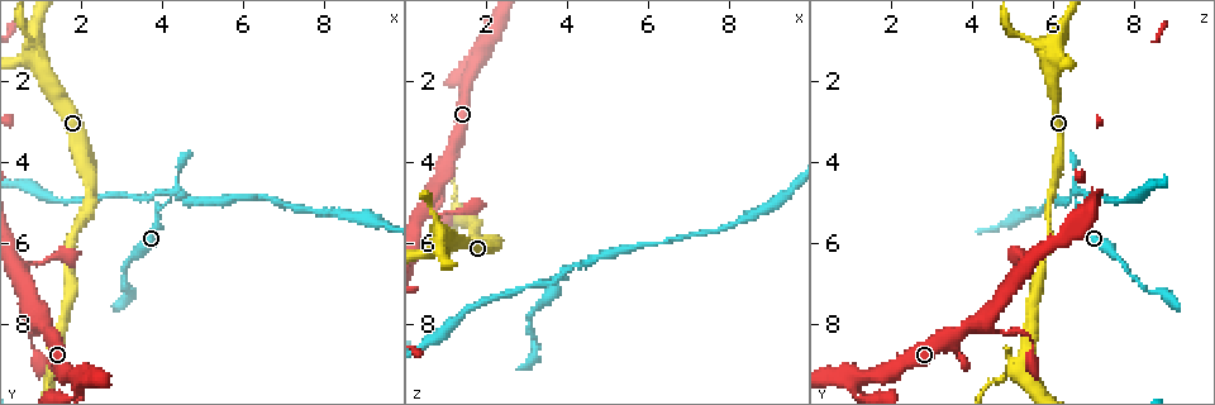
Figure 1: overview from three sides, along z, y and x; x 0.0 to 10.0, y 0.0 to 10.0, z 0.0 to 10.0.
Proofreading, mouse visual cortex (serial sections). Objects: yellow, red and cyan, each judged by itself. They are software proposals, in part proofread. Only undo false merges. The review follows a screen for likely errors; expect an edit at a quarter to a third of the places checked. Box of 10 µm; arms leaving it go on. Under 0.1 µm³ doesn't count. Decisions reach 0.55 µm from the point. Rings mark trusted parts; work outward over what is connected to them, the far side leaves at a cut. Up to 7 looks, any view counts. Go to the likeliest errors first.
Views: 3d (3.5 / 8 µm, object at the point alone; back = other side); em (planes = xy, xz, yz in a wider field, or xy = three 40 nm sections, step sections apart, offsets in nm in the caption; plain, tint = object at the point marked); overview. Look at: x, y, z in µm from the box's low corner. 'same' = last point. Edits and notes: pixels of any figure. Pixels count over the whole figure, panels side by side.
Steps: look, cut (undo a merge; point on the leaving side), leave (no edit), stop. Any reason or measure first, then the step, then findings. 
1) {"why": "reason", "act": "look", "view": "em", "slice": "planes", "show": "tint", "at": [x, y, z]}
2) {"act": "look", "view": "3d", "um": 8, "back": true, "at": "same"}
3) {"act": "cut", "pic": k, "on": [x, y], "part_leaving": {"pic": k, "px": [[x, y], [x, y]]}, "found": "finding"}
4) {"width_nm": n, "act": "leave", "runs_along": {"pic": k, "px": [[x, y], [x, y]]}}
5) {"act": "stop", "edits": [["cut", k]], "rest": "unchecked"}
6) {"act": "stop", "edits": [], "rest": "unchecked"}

{"why": "three arms meet", "act": "look", "view": "3d", "um": 3.5, "at": [4.15, 5.10, 6.60]}

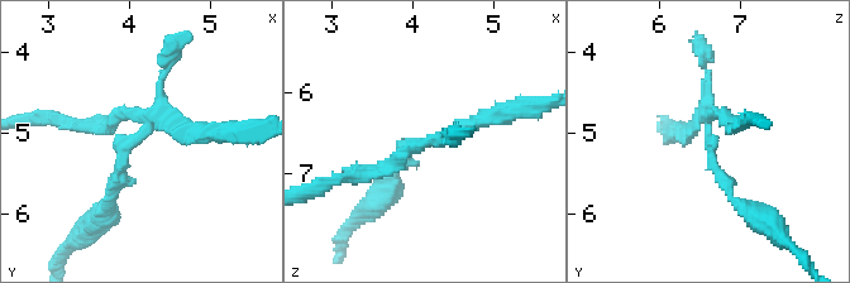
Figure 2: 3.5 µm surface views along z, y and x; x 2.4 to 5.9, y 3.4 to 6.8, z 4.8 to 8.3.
{"act": "look", "view": "em", "slice": "xy", "step": 3, "show": "tint", "at": [4.10, 5.05, 6.60]}

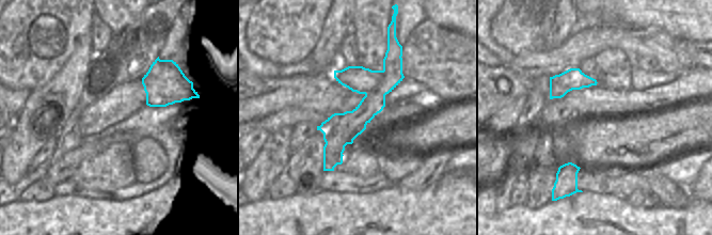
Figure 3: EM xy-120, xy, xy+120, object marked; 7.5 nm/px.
{"act": "cut", "pic": 2, "on": [729, 120], "border": {"pic": 3, "px": [[383, 71], [382, 81], [365, 95]]}, "found": "two cells meet here"}

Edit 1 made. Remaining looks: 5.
{"why": "three arms meet", "act": "look", "view": "3d", "um": 8, "at": [1.30, 9.30, 5.25]}

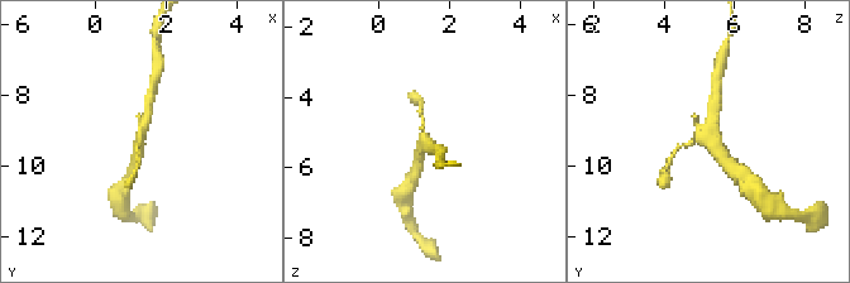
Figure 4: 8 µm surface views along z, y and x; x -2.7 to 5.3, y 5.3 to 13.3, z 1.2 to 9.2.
{"why": "now the EM", "act": "look", "view": "em", "slice": "xy", "step": 3, "show": "tint", "at": "same"}

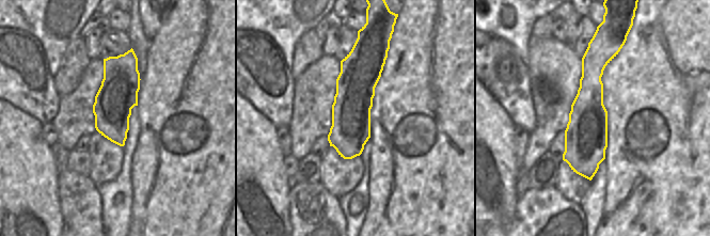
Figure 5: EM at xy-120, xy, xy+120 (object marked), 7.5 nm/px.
{"act": "leave", "runs_along": {"pic": 5, "px": [[594, 49], [589, 95], [589, 176]]}, "found": "all the same cell"}

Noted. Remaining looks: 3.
{"why": "abrupt turn", "act": "look", "view": "3d", "um": 8, "at": [1.90, 9.40, 1.15]}

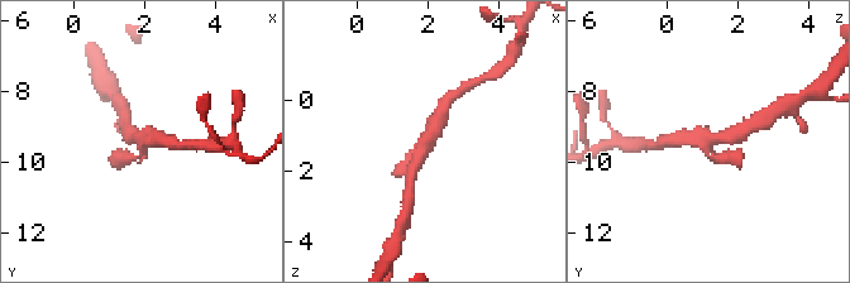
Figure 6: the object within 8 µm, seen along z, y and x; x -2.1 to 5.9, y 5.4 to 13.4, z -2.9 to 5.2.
{"act": "look", "view": "em", "slice": "xy", "step": 3, "show": "tint", "at": "same"}

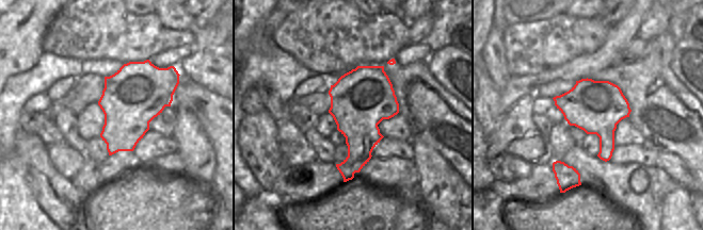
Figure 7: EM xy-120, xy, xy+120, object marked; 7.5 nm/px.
{"width_nm": 460, "act": "leave", "runs_along": {"pic": 6, "px": [[411, 172], [442, 111]]}, "found": "continuous, no second cell"}

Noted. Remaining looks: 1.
{"act": "stop", "edits": [["cut", 2]], "rest": "unchecked"}

